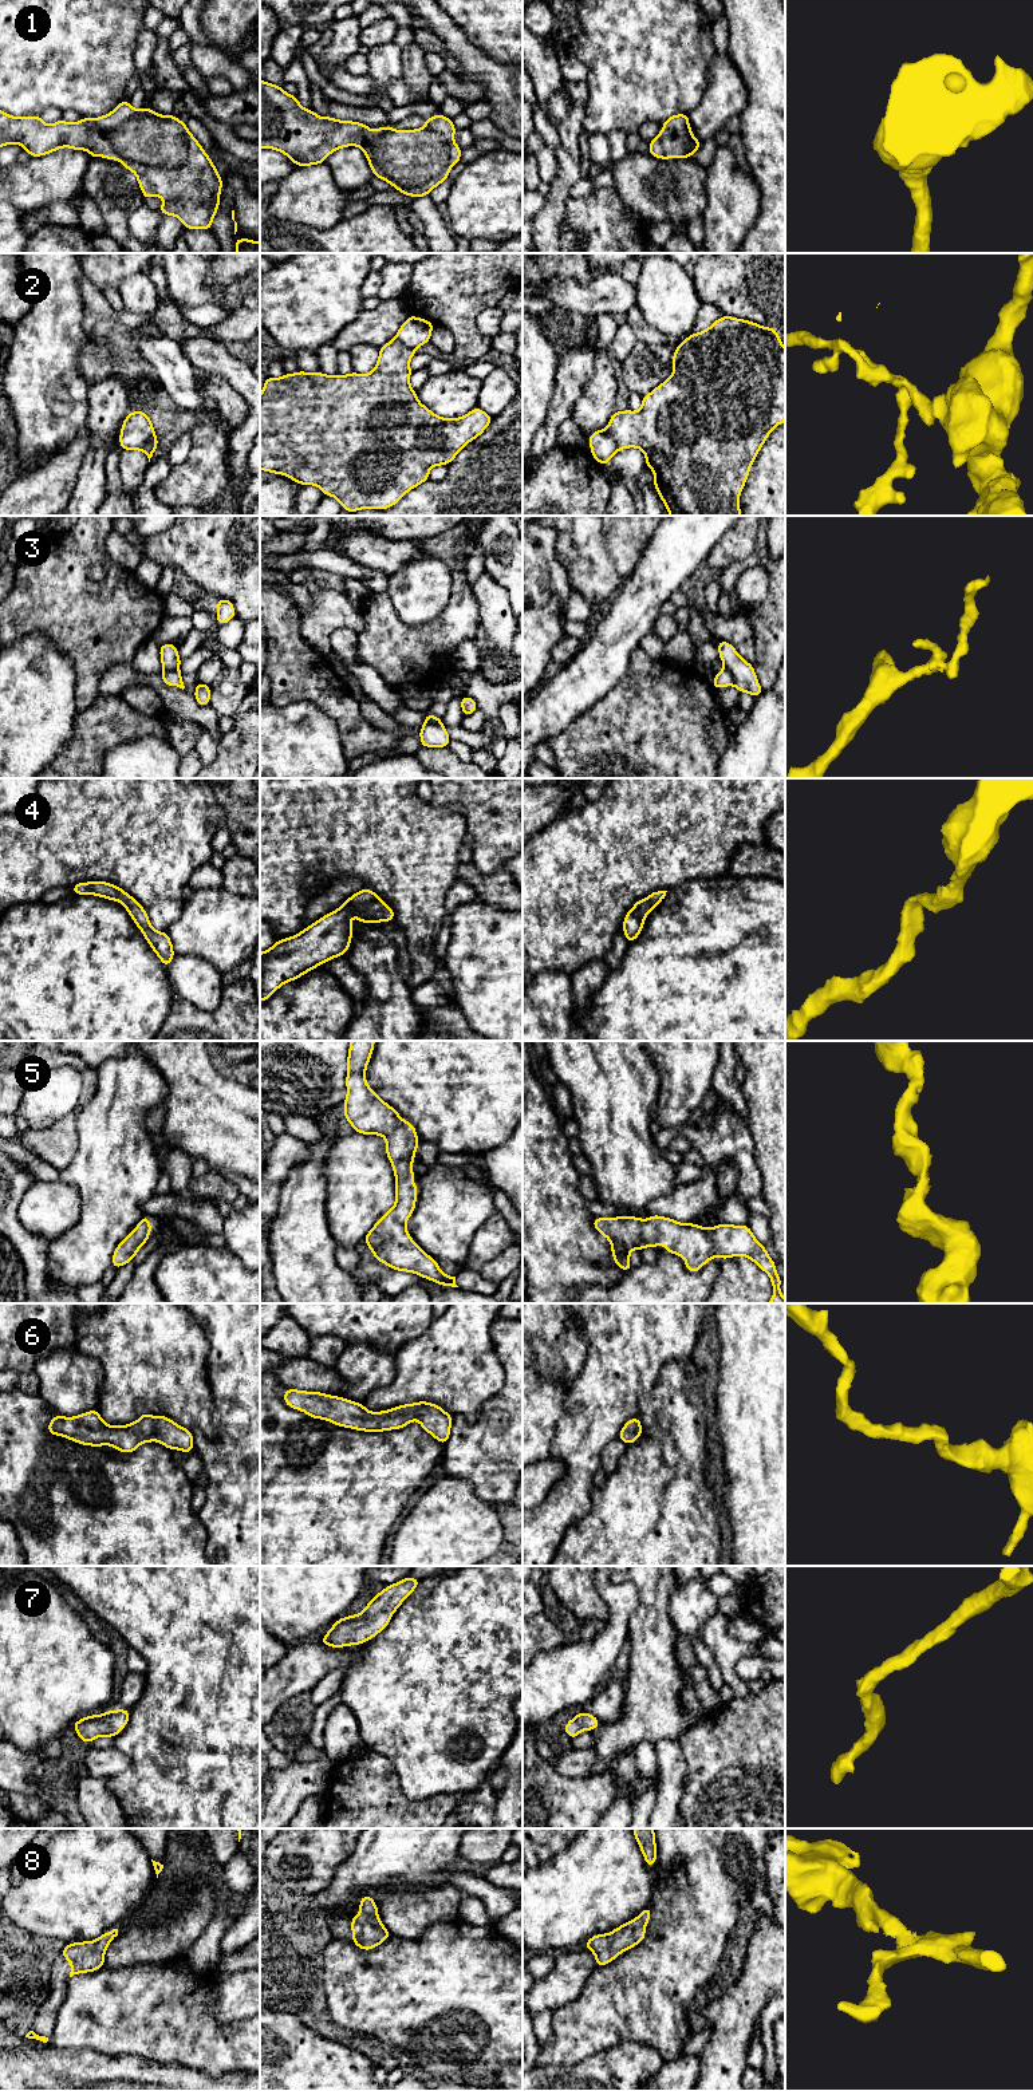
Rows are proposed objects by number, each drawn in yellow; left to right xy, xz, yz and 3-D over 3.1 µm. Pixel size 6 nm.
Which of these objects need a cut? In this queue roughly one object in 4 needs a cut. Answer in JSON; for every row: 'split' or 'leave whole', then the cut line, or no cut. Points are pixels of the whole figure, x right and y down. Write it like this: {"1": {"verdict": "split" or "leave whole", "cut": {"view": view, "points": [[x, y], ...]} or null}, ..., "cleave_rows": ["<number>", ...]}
{"1": {"verdict": "leave whole", "cut": null}, "2": {"verdict": "split", "cut": {"view": "xz", "points": [[395, 336], [414, 350]]}}, "3": {"verdict": "split", "cut": {"view": "yz", "points": [[725, 666], [732, 675], [733, 683]]}}, "4": {"verdict": "leave whole", "cut": null}, "5": {"verdict": "leave whole", "cut": null}, "6": {"verdict": "leave whole", "cut": null}, "7": {"verdict": "leave whole", "cut": null}, "8": {"verdict": "leave whole", "cut": null}, "cleave_rows": ["2", "3"]}

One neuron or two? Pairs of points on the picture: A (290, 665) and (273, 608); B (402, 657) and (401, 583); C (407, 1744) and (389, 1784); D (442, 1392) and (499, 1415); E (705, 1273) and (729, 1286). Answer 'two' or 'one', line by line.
A: one
B: two
C: two
D: two
E: two

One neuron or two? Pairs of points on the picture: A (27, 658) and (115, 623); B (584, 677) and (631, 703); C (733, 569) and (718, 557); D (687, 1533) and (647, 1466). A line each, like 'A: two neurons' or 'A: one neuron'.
A: two neurons
B: two neurons
C: two neurons
D: one neuron

